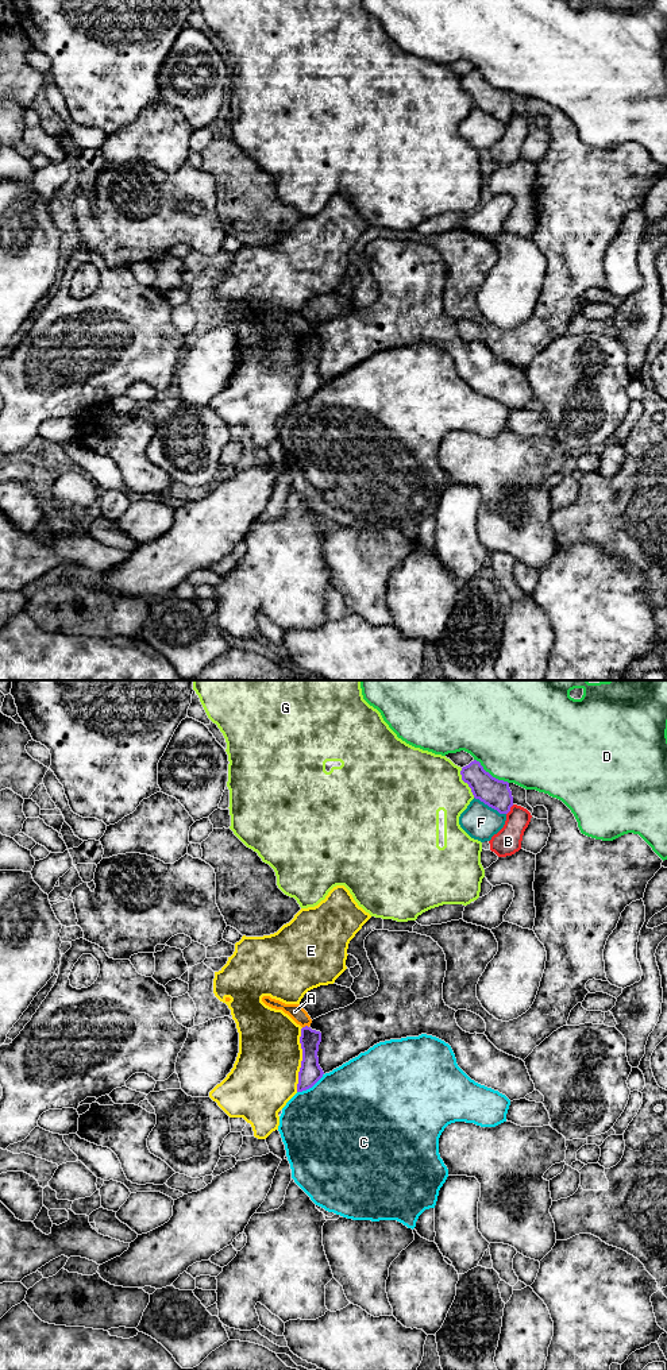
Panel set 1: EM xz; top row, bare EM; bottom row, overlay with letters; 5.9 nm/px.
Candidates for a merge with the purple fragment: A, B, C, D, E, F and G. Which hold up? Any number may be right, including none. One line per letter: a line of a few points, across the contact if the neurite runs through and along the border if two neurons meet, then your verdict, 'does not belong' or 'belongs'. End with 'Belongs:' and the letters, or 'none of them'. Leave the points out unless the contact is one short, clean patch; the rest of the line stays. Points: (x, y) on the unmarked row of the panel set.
A: line xz (308, 335), (303, 336); does not belong
B: does not belong
C: does not belong
D: does not belong
E: does not belong
F: does not belong
G: does not belong
Belongs: none of them

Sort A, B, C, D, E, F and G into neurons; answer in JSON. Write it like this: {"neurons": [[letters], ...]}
{"neurons": [["A"], ["B"], ["C"], ["D"], ["E"], ["F"], ["G"]]}

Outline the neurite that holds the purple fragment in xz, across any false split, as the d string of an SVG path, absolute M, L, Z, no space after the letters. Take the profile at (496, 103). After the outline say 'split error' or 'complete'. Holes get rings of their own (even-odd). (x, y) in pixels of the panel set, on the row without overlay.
M474 69L460 80L462 89L469 93L475 108L479 108L500 123L508 123L513 115L509 92L493 86Z | complete

